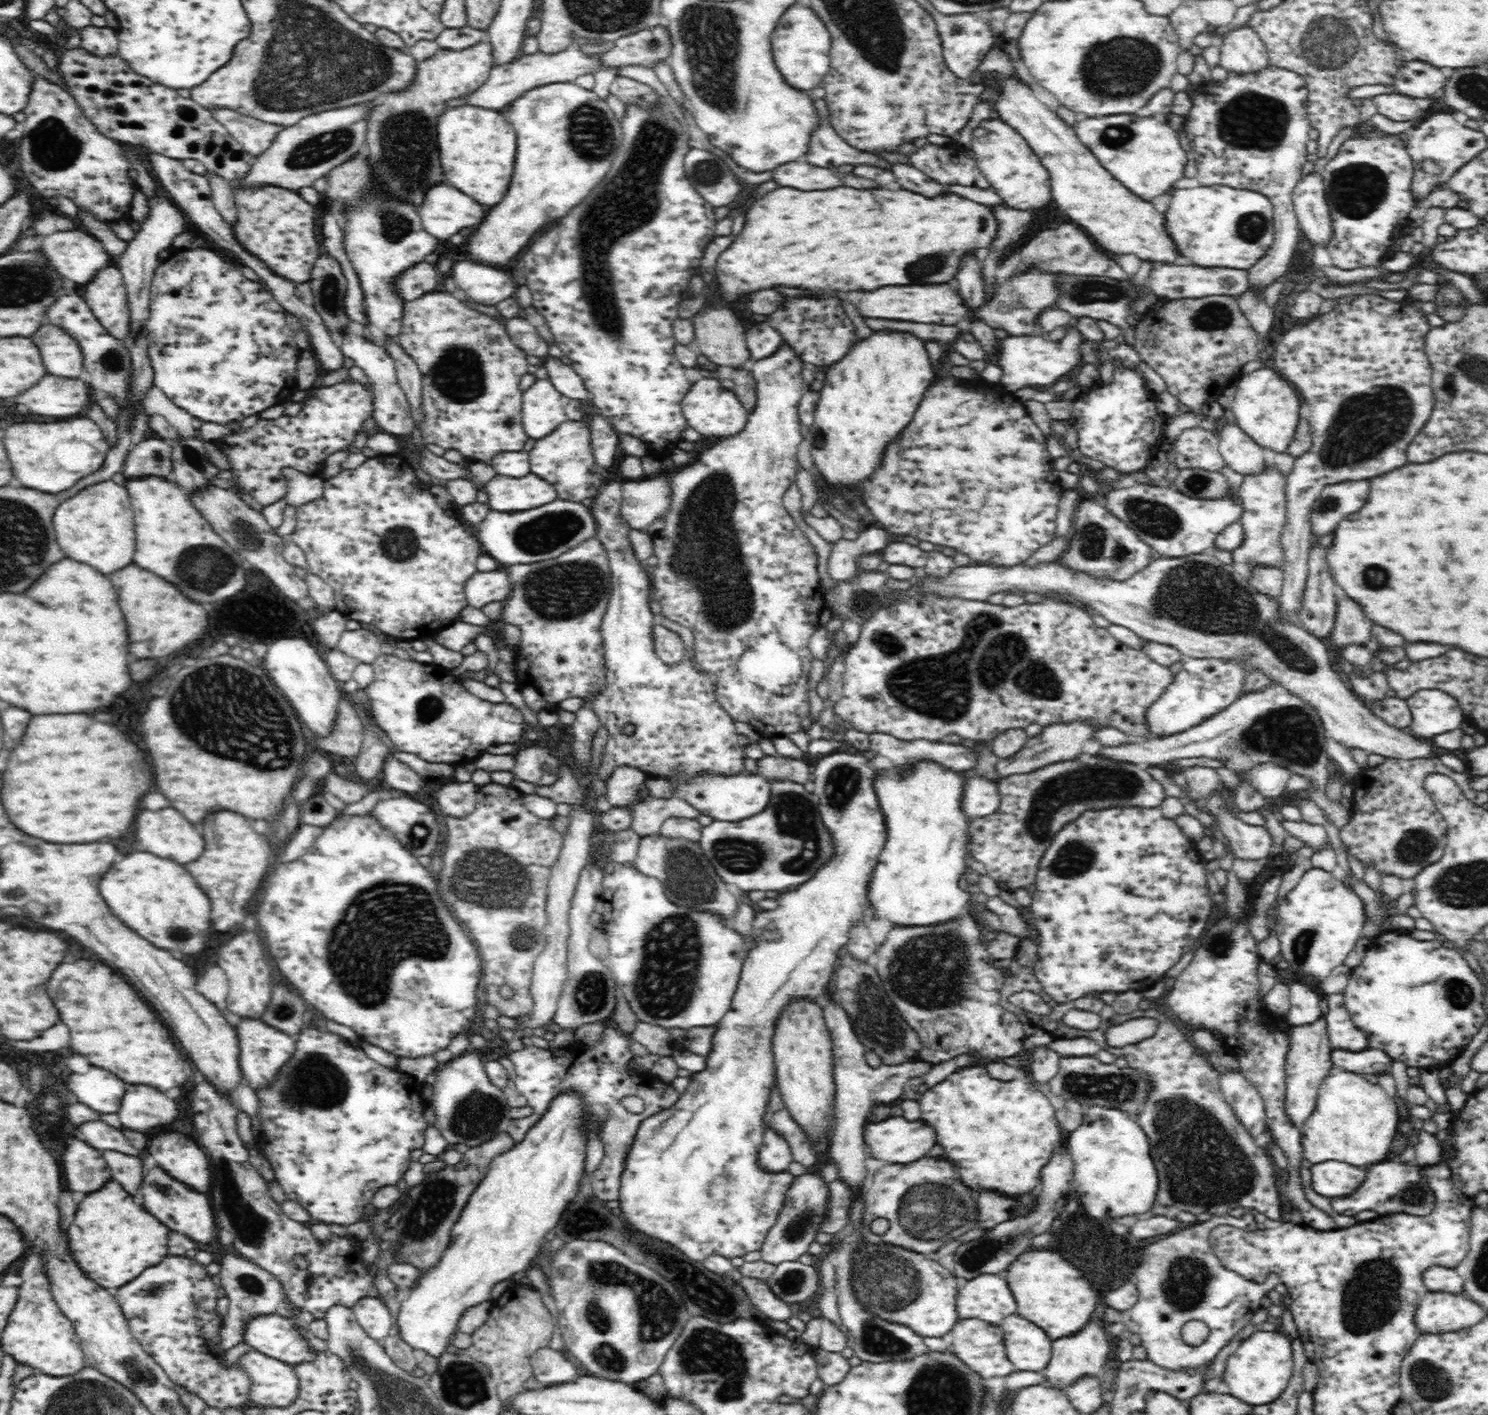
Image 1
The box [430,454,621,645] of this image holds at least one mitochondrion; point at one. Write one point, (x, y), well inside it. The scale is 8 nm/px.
(563, 590)

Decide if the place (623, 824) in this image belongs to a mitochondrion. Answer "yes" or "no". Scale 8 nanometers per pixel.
no

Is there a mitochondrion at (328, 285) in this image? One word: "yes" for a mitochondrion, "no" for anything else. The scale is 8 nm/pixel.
yes

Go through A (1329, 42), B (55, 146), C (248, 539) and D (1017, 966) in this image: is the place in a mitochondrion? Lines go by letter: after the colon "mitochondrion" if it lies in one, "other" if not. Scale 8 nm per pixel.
A: mitochondrion
B: mitochondrion
C: mitochondrion
D: other

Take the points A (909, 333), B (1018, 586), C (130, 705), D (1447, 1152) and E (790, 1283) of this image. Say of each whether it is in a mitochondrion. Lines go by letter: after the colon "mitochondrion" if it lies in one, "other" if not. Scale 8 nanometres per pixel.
A: other
B: other
C: other
D: other
E: mitochondrion

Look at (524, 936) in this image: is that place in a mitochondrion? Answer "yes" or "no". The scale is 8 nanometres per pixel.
yes

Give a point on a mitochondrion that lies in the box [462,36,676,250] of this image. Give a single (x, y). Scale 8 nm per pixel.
(591, 128)

